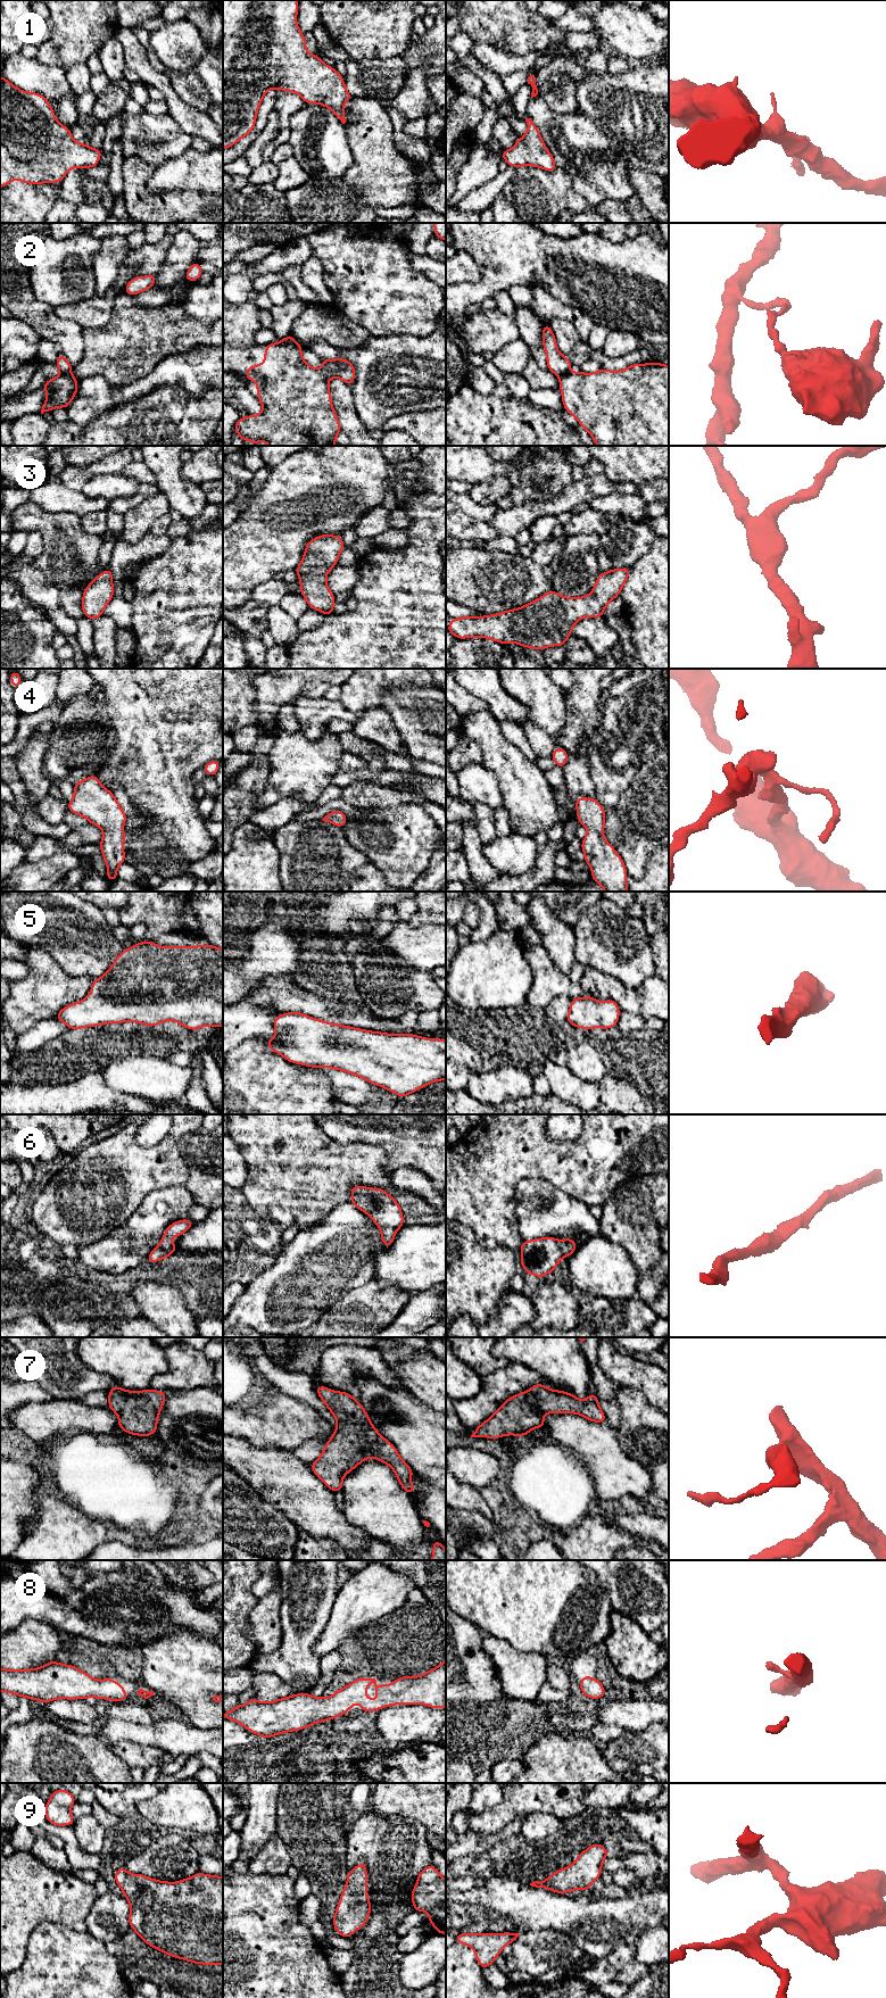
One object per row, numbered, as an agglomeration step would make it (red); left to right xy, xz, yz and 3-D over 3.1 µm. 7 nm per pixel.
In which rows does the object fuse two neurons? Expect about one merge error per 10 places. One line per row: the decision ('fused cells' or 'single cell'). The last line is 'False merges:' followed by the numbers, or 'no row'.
1: single cell
2: fused cells
3: single cell
4: single cell
5: single cell
6: single cell
7: single cell
8: single cell
9: single cell
False merges: 2

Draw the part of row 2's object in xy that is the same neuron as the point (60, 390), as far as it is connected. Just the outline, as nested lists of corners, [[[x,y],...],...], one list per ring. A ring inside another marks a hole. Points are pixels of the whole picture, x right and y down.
[[[72,374],[49,379],[42,387],[47,392],[47,399],[41,414],[52,412],[58,406],[66,409],[77,393],[78,382]]]

